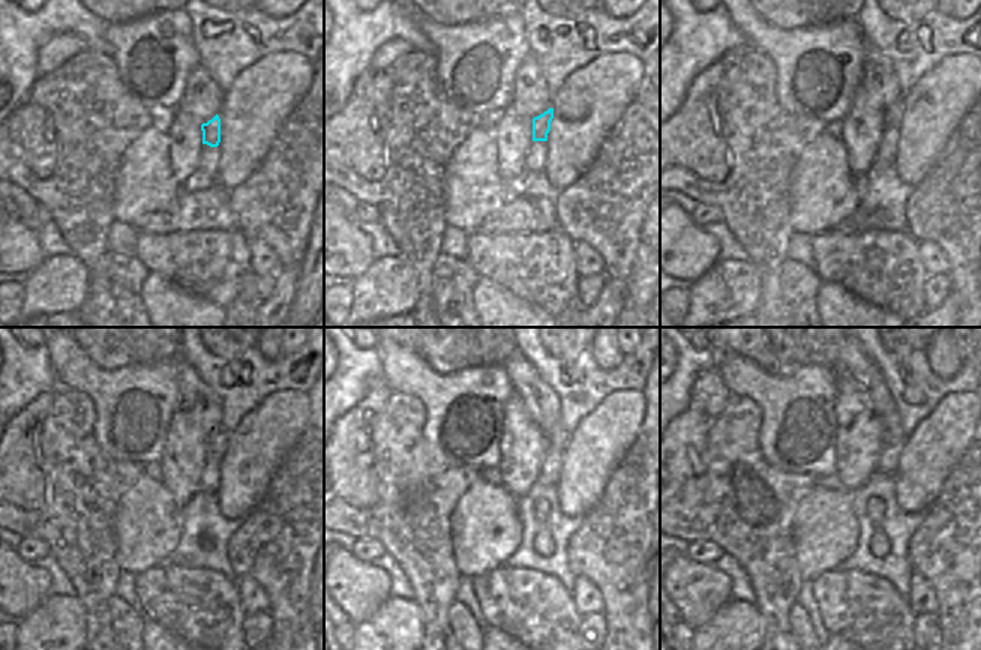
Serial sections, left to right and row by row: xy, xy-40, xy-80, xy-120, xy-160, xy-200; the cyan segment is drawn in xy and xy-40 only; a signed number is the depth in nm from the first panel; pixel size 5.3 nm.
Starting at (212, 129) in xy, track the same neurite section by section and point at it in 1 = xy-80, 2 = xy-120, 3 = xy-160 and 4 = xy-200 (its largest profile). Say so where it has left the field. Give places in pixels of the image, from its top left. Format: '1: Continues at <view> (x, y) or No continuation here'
1: Continues at xy-80 (891, 113)
2: Continues at xy-120 (219, 439)
3: Continues at xy-160 (557, 437)
4: Continues at xy-200 (891, 433)

